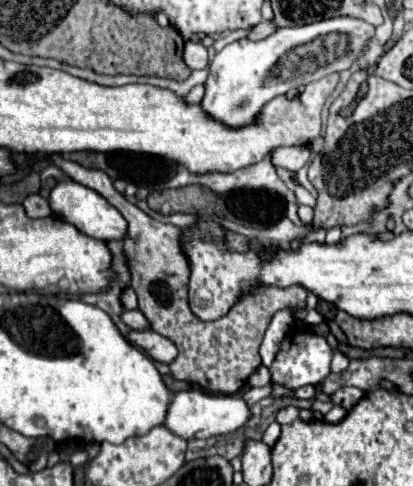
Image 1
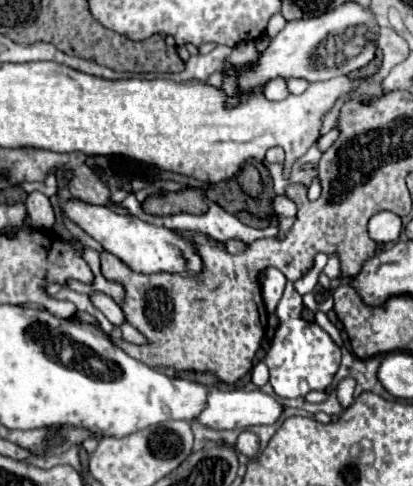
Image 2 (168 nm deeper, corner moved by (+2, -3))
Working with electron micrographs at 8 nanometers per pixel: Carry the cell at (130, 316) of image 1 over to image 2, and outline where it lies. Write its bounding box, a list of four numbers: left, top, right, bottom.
[92,294,126,326]

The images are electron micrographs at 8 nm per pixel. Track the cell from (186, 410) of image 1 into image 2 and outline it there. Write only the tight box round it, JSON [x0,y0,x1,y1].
[194,388,282,430]

